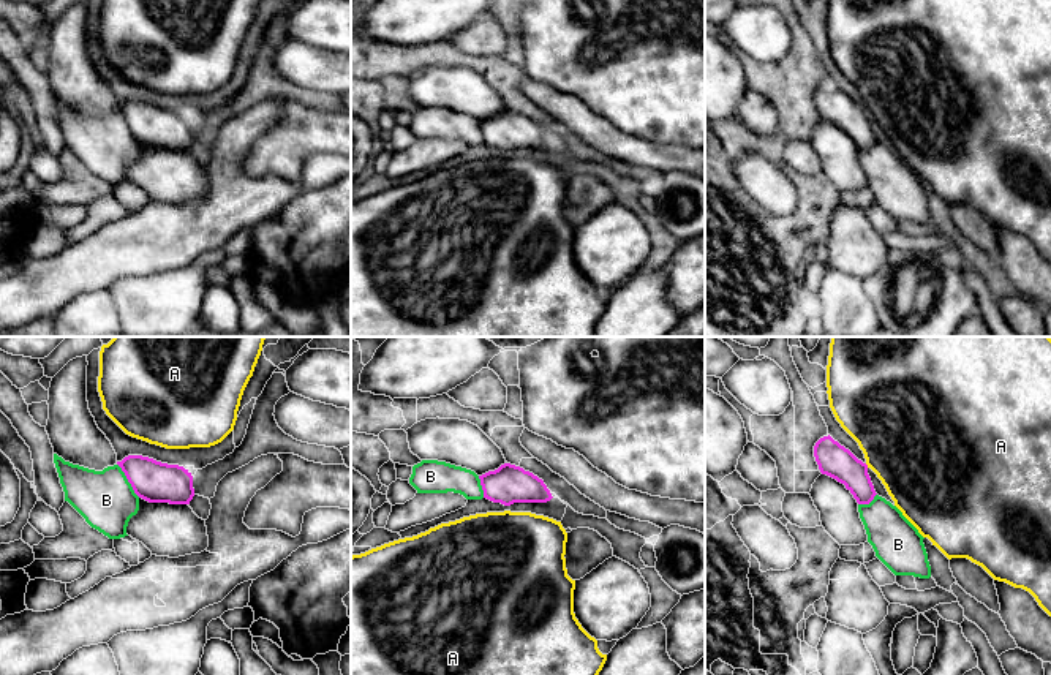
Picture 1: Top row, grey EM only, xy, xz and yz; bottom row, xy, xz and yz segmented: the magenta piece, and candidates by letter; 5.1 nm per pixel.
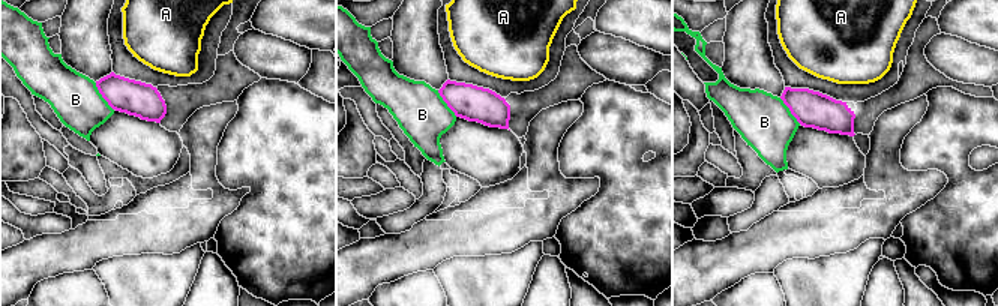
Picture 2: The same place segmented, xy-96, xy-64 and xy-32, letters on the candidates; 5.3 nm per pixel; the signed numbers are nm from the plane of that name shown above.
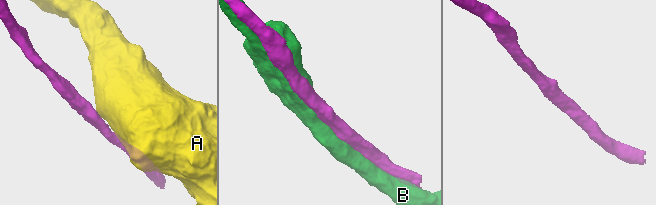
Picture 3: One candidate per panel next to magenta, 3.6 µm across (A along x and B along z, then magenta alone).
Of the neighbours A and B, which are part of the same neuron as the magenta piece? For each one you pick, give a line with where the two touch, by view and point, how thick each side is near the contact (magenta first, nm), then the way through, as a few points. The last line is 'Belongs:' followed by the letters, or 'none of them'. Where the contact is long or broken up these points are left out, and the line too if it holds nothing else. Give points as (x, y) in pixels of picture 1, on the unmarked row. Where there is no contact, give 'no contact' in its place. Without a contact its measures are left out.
Belongs: none of them

